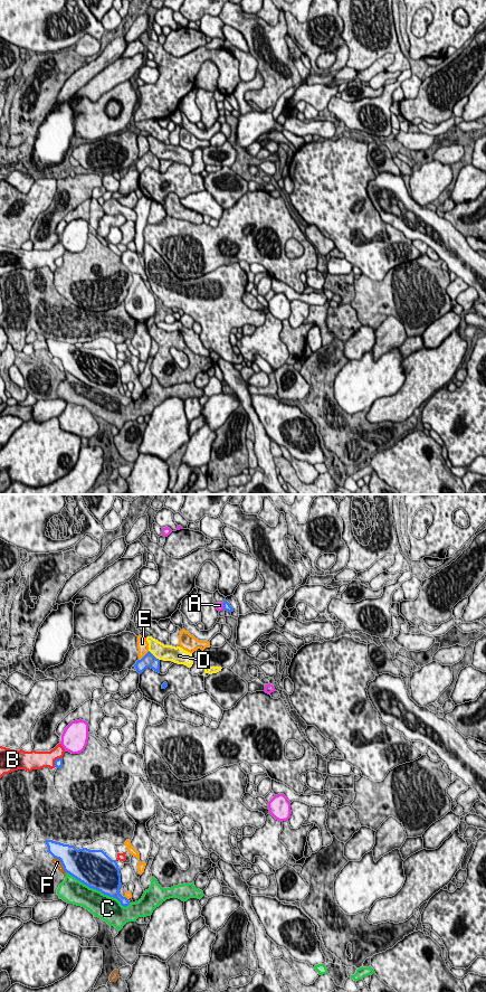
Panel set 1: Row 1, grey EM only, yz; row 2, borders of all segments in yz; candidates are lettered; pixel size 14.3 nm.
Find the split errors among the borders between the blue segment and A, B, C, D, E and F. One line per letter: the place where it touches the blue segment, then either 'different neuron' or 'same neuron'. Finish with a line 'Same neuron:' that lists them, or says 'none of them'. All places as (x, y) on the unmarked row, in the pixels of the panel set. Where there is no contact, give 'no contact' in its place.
A: contact yz (224, 105); different neuron
B: contact yz (55, 260); different neuron
C: contact yz (98, 389); different neuron
D: contact yz (153, 154); different neuron
E: contact yz (144, 154); different neuron
F: contact yz (62, 362); different neuron
Same neuron: none of them

